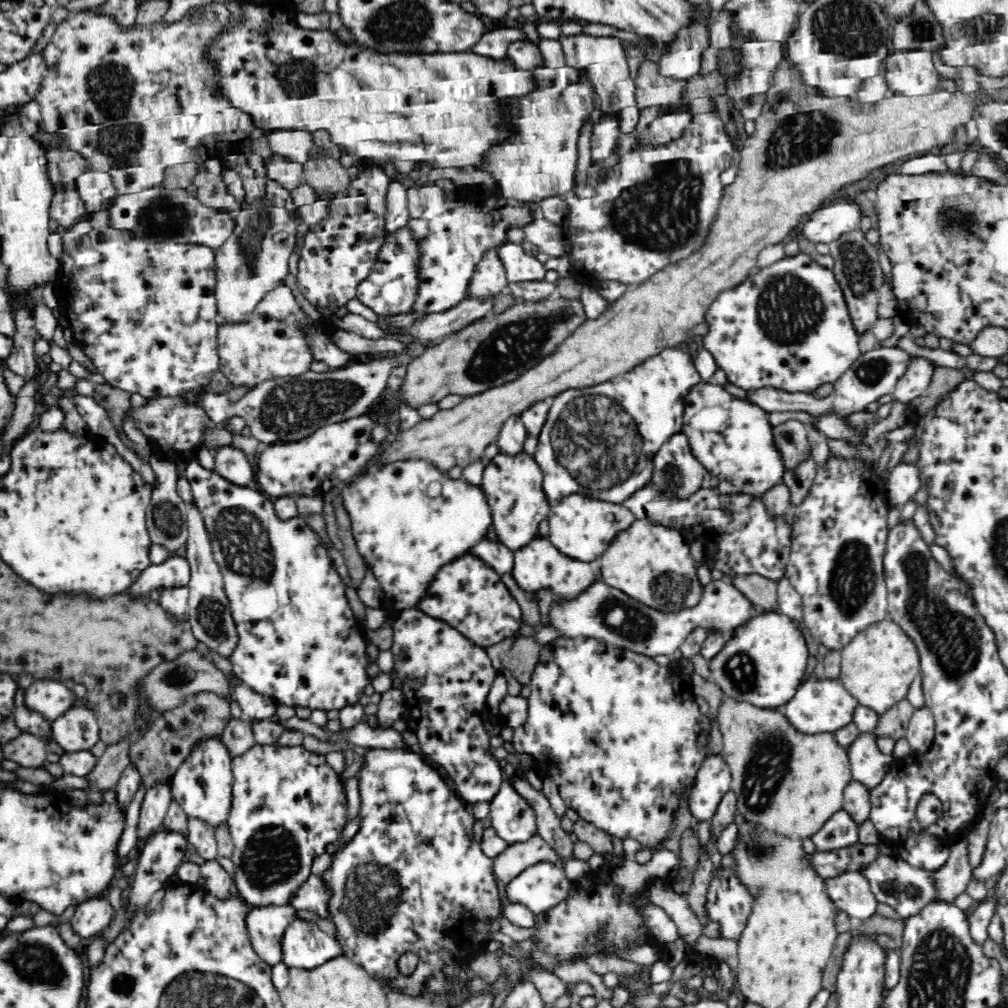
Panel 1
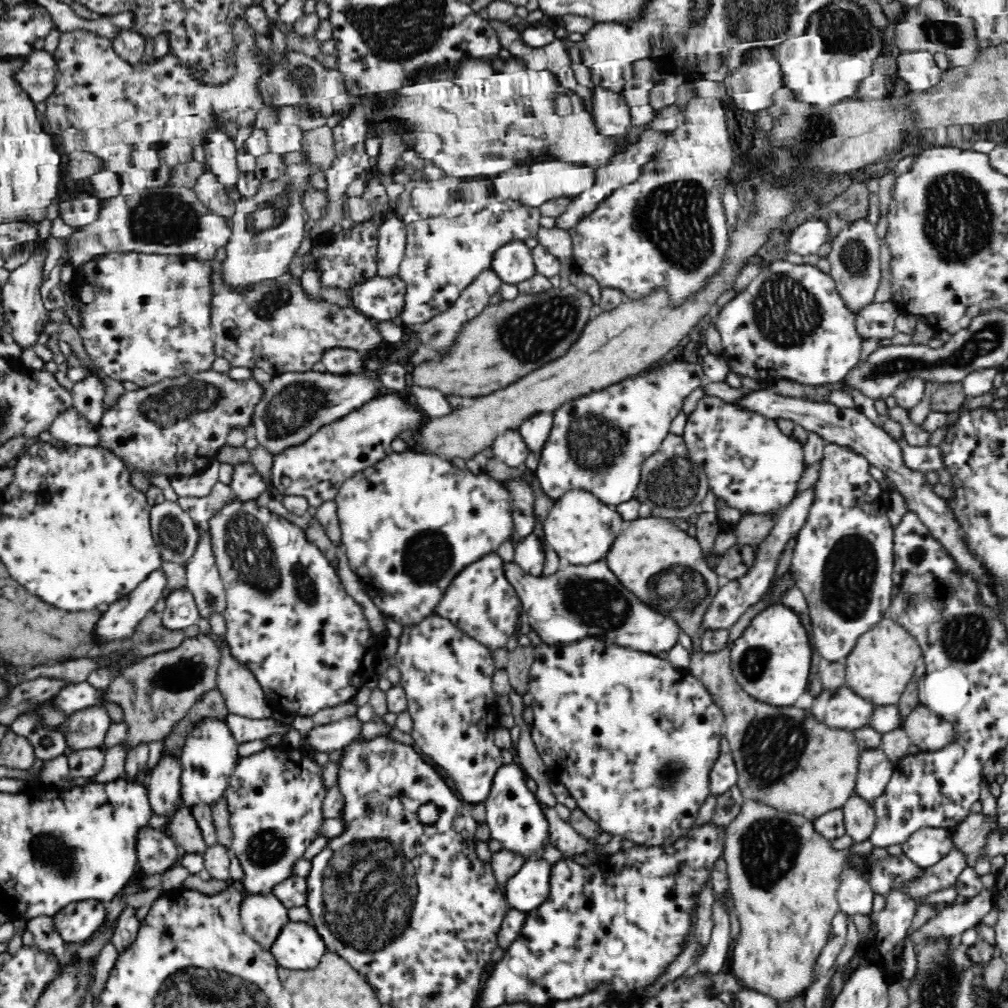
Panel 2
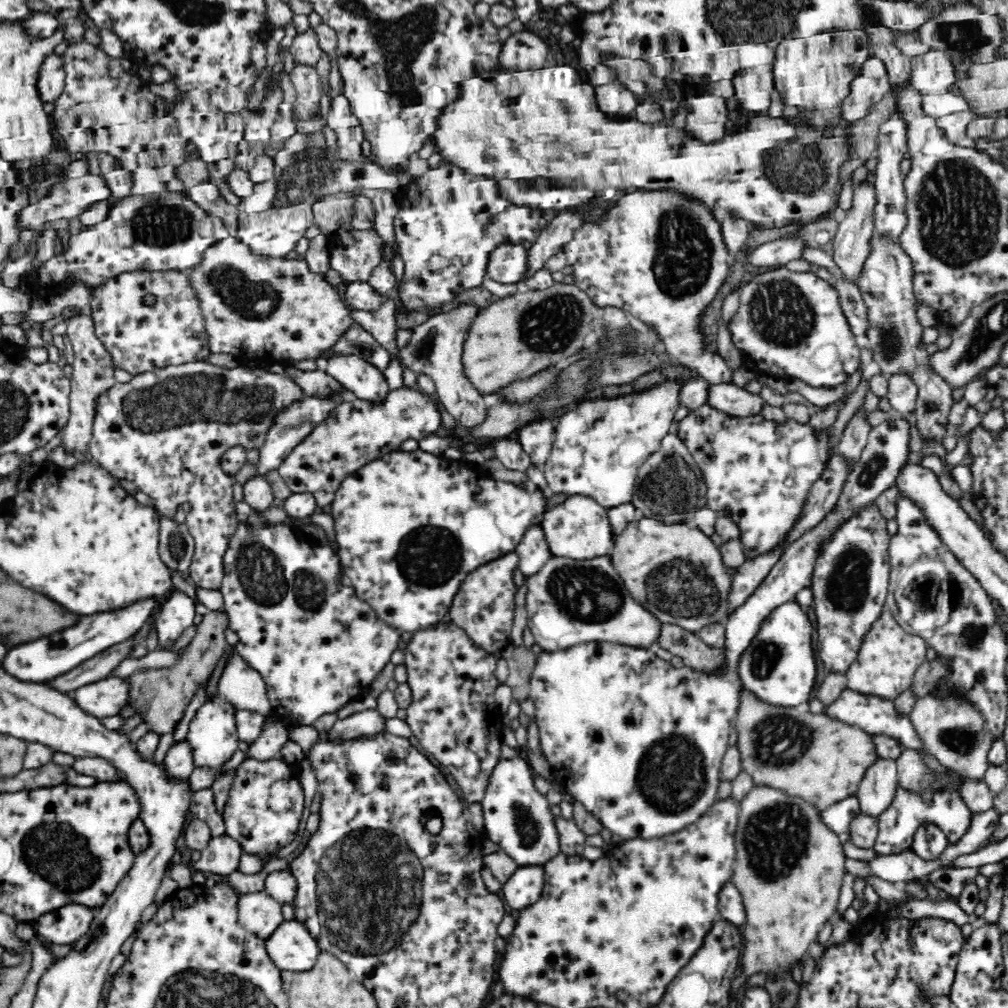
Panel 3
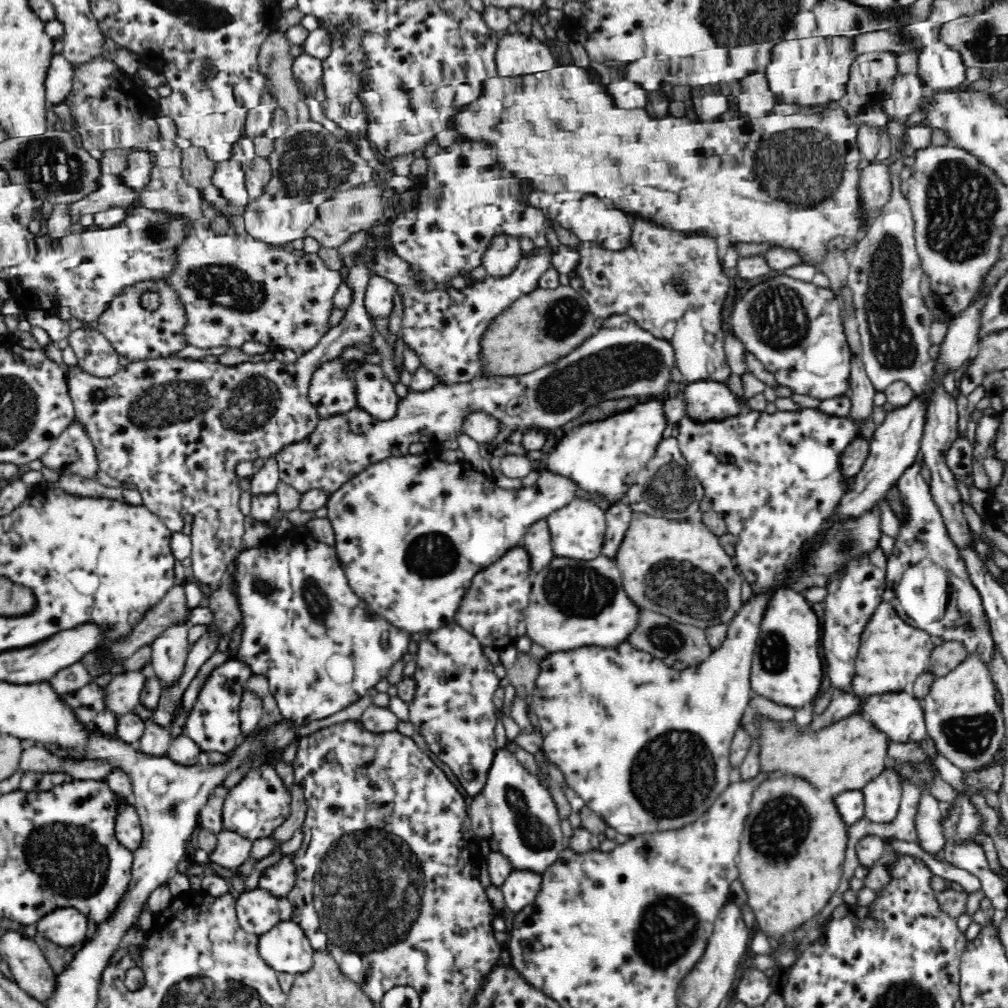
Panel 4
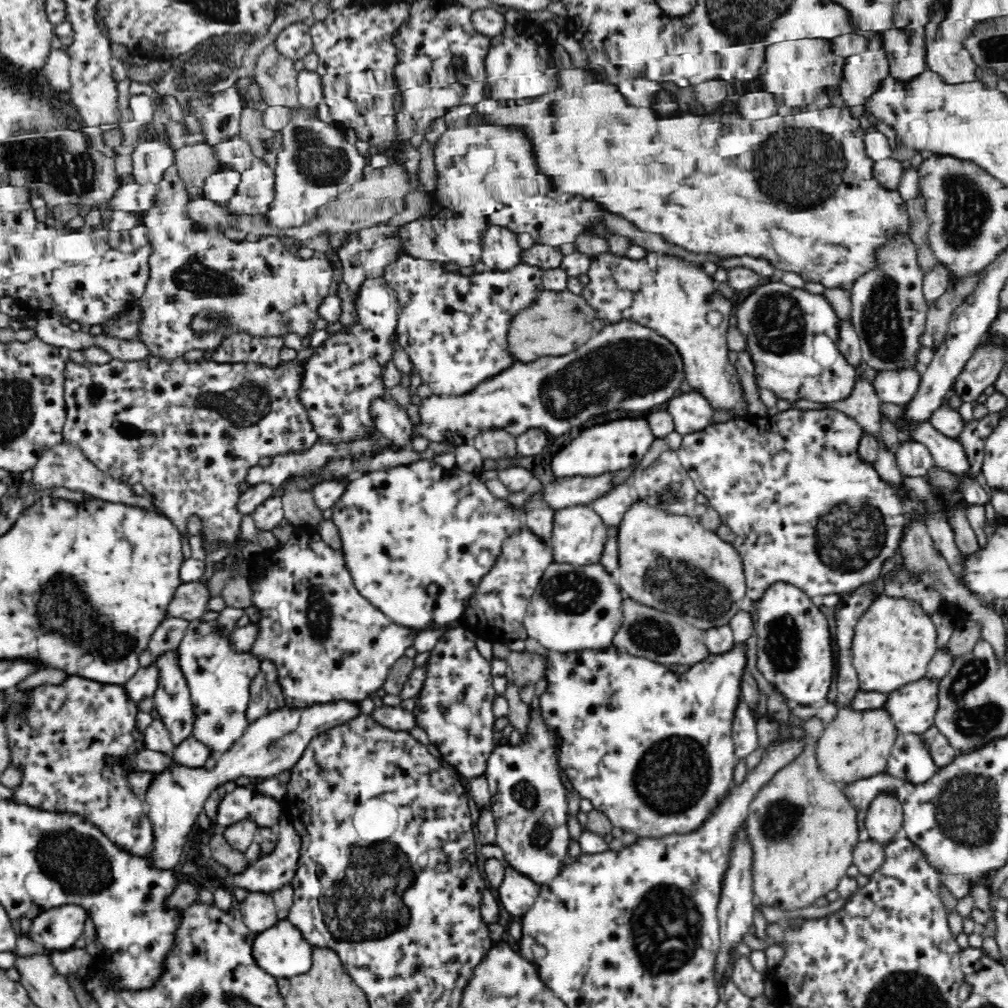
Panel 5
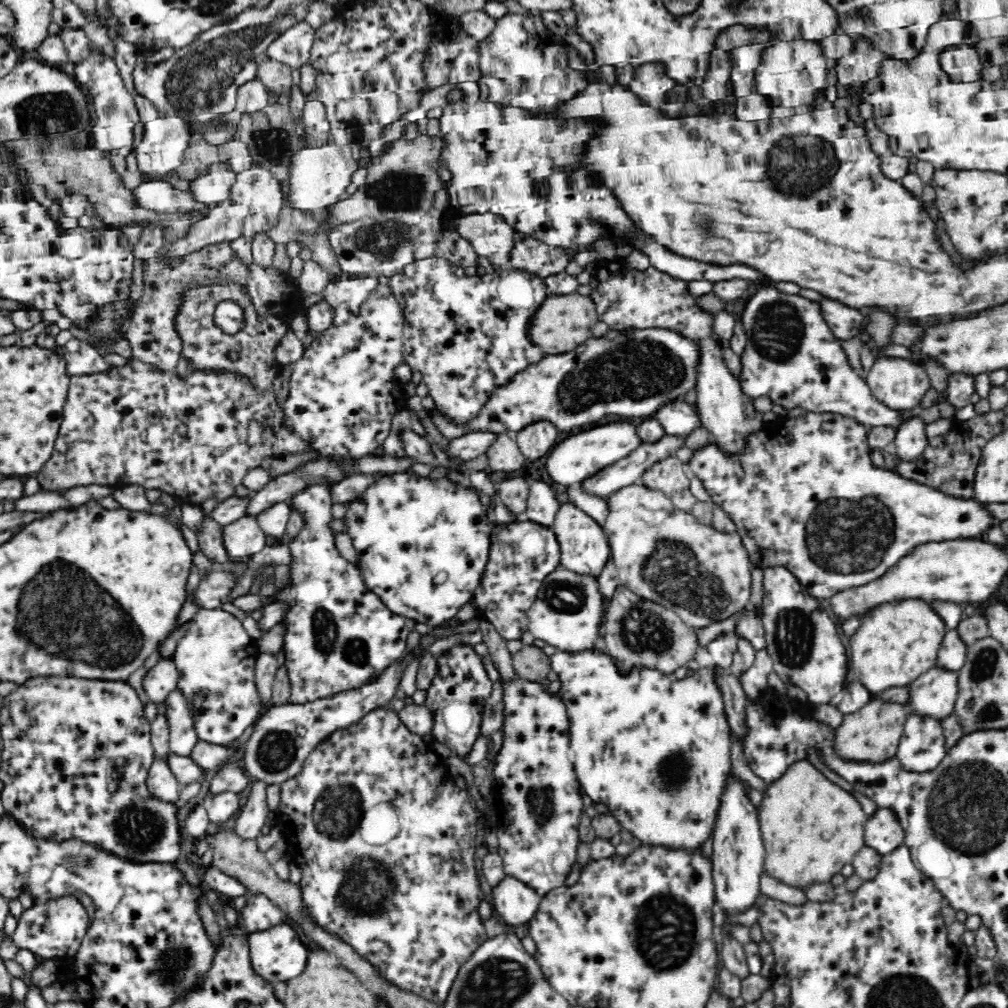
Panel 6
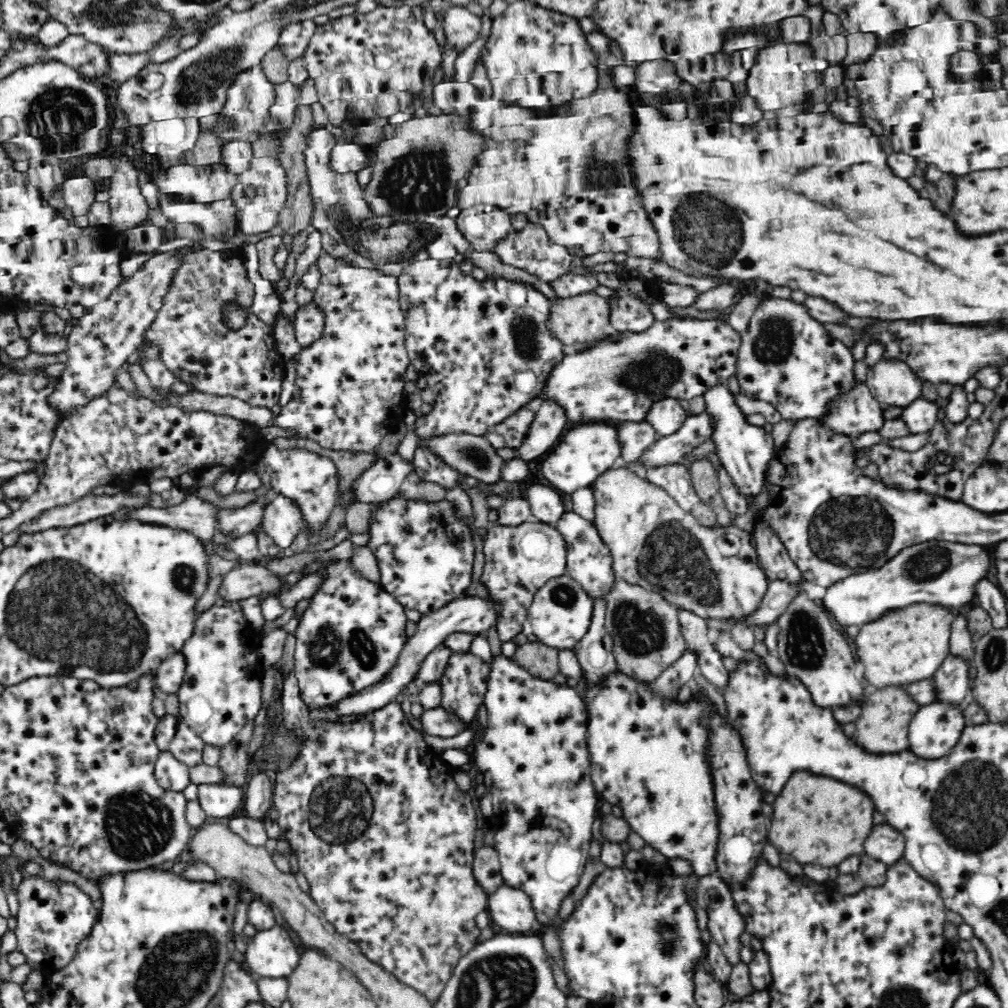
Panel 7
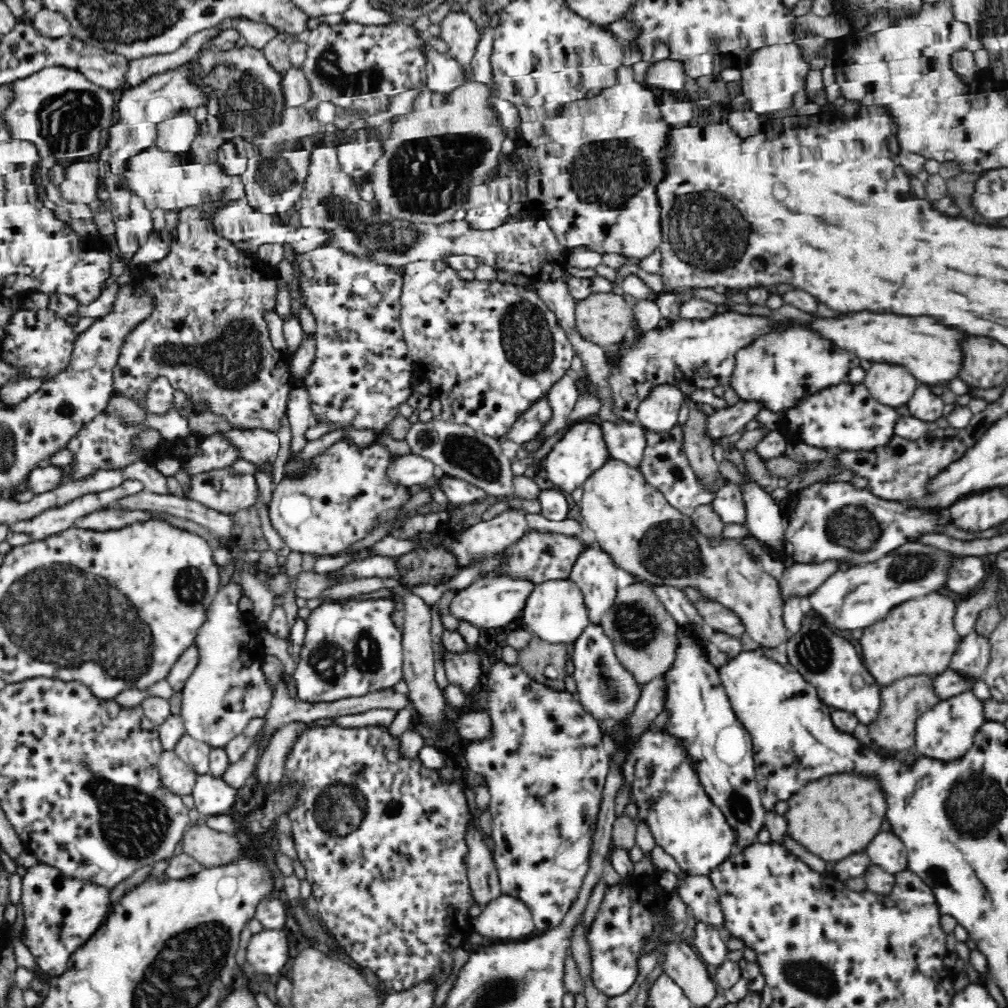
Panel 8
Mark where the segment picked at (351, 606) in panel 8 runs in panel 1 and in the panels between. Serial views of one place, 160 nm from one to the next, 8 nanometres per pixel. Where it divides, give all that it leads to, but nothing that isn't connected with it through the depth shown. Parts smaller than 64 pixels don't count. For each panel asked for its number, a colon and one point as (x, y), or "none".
1: (298, 642)
2: (288, 618)
3: (317, 646)
4: (322, 649)
5: (329, 642)
6: (339, 635)
7: (350, 637)

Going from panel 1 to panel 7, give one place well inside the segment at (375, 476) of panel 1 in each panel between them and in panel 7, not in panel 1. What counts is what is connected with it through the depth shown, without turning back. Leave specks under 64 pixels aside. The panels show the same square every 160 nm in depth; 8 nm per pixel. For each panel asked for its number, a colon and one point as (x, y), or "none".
2: (410, 523)
3: (410, 527)
4: (411, 533)
5: (418, 539)
6: (423, 544)
7: (425, 554)

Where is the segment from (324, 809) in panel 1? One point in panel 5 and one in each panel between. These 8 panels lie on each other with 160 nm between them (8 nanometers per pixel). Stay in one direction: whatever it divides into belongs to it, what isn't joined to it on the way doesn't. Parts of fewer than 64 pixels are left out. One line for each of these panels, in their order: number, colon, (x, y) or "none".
2: (274, 798)
3: (263, 811)
4: (260, 802)
5: (245, 802)

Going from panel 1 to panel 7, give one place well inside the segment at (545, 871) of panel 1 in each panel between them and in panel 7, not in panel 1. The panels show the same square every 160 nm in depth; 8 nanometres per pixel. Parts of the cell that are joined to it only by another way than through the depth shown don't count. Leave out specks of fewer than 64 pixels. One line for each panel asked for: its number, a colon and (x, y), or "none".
2: (527, 889)
3: (525, 886)
4: (520, 888)
5: (517, 894)
6: (517, 904)
7: (509, 909)

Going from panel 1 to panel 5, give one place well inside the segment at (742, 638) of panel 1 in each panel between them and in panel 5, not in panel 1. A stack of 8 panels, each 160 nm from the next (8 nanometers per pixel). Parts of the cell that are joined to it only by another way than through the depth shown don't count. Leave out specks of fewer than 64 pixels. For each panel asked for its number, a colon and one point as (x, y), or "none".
2: (771, 660)
3: (779, 667)
4: (787, 664)
5: (794, 652)

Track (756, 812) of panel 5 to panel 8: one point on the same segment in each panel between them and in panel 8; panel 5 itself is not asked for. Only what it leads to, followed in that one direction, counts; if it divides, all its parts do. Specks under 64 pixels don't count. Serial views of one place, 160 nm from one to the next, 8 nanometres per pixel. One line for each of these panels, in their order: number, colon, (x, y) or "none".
6: (811, 828)
7: (818, 820)
8: (837, 814)

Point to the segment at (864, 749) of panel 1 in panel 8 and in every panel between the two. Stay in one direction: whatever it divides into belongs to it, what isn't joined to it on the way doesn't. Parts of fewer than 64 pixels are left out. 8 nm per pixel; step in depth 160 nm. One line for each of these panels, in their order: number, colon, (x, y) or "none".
2: (876, 769)
3: (879, 787)
4: (882, 796)
5: (884, 818)
6: (883, 833)
7: (886, 844)
8: (886, 850)

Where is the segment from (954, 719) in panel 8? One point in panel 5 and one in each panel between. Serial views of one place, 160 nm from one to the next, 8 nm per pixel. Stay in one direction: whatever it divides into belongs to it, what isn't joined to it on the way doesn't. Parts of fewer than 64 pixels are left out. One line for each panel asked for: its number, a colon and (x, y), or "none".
5: (910, 758)
6: (923, 745)
7: (936, 729)

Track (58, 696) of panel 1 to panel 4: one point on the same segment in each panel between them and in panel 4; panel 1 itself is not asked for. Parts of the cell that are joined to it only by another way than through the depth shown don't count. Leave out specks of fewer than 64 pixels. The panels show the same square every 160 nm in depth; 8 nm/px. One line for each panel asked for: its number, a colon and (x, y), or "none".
2: (78, 697)
3: (106, 698)
4: (125, 690)

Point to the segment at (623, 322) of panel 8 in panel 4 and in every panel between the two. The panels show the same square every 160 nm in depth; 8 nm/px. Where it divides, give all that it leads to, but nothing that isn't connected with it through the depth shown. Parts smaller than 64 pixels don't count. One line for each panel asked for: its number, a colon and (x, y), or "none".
4: (547, 323)
5: (558, 322)
6: (563, 322)
7: (576, 321)

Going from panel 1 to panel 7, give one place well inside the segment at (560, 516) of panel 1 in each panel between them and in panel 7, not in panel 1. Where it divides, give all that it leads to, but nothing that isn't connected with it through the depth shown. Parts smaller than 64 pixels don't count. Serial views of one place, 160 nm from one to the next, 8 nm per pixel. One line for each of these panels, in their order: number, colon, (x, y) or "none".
2: (580, 528)
3: (578, 528)
4: (578, 530)
5: (578, 537)
6: (584, 547)
7: (589, 562)

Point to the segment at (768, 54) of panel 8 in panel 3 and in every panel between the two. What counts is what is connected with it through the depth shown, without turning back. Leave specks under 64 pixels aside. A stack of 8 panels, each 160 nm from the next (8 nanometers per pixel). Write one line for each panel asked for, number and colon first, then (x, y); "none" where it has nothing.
3: (814, 73)
4: (808, 71)
5: (795, 72)
6: (791, 73)
7: (783, 74)

